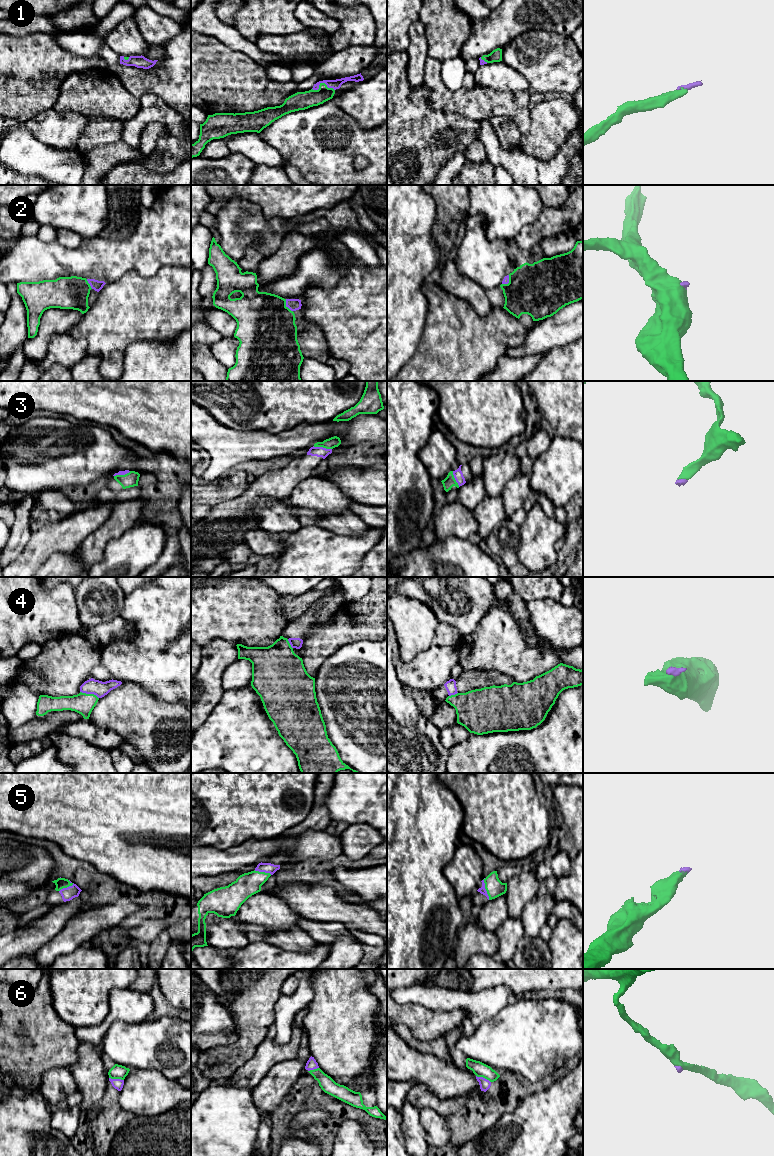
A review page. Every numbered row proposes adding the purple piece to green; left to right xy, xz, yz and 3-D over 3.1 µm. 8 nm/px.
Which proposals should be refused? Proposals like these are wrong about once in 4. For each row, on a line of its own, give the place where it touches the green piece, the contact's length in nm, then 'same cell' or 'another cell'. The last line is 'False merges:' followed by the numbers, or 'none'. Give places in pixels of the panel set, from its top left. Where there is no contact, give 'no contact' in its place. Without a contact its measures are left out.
1: contact xz (322, 83); length 180 nm; same cell
2: contact xz (285, 305); length 120 nm; same cell
3: contact xz (322, 446); length 150 nm; same cell
4: contact xy (89, 694); length 160 nm; another cell
5: contact yz (485, 888); length 180 nm; same cell
6: contact xy (116, 1078); length 120 nm; same cell
False merges: 4

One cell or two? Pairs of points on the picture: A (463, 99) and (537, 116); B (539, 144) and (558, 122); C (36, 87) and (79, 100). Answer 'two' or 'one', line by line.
A: two
B: one
C: two

